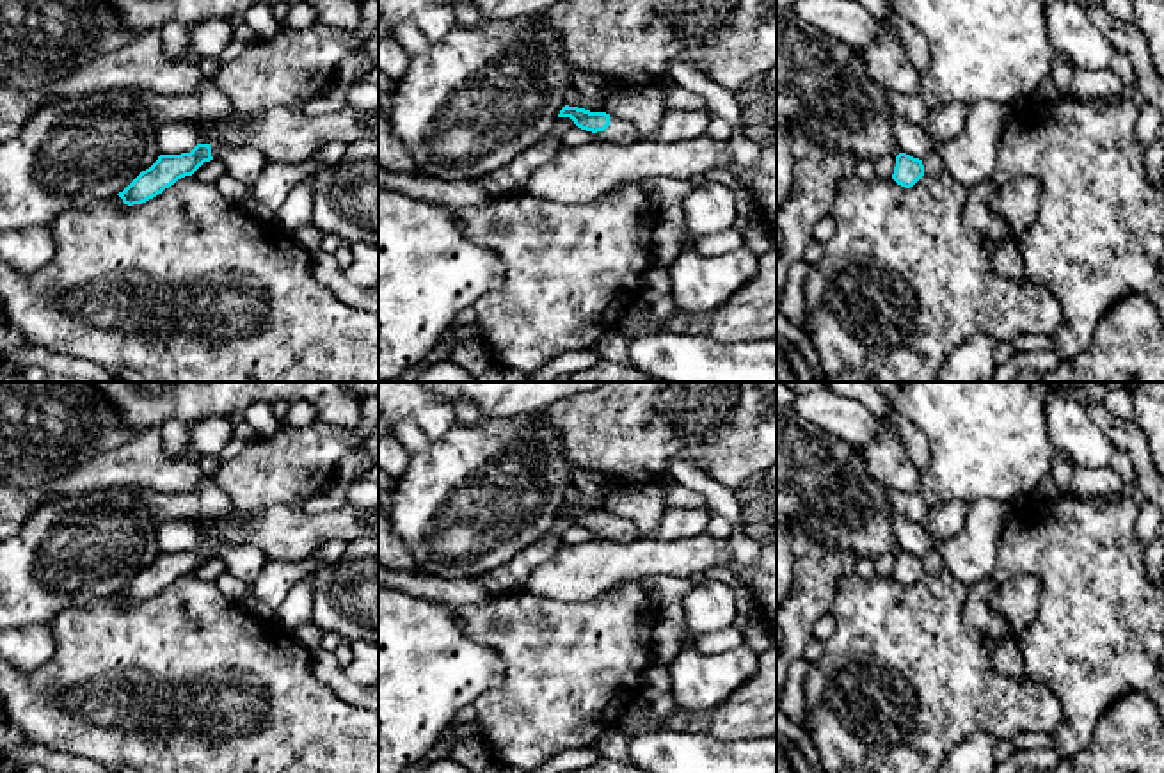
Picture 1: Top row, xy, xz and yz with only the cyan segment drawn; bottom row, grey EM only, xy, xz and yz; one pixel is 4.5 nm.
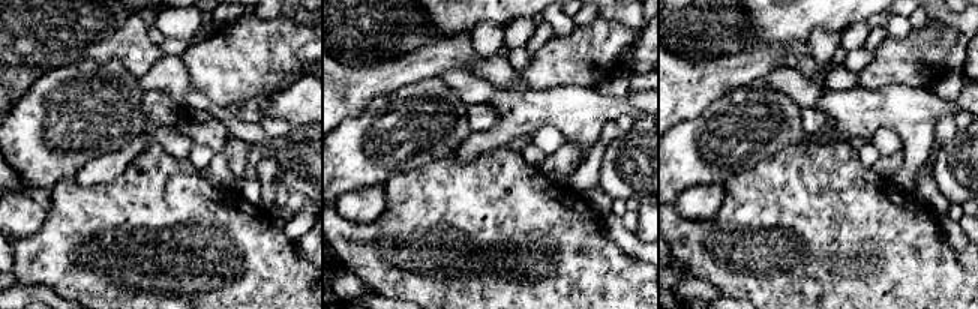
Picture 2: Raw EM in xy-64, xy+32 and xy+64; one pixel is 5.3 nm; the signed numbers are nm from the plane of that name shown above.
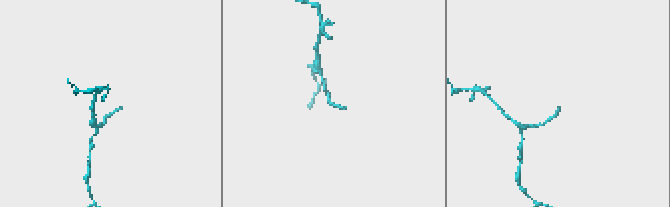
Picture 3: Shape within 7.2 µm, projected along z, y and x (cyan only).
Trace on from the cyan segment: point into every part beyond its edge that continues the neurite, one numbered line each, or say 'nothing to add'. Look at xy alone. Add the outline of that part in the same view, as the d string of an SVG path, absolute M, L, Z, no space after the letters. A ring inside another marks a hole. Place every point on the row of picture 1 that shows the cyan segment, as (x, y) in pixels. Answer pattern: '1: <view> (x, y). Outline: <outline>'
1: xy (285, 135). Outline: M352 105L336 114L322 116L307 116L302 108L274 107L249 114L235 112L224 123L190 123L195 126L201 144L211 147L213 160L220 147L251 146L261 151L267 162L299 165L309 162L320 147L332 140L350 146L359 139L379 139L379 110L364 110Z

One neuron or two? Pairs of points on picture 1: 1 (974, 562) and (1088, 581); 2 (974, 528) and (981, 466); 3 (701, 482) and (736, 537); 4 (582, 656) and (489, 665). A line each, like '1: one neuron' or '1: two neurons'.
1: two neurons
2: two neurons
3: one neuron
4: two neurons

